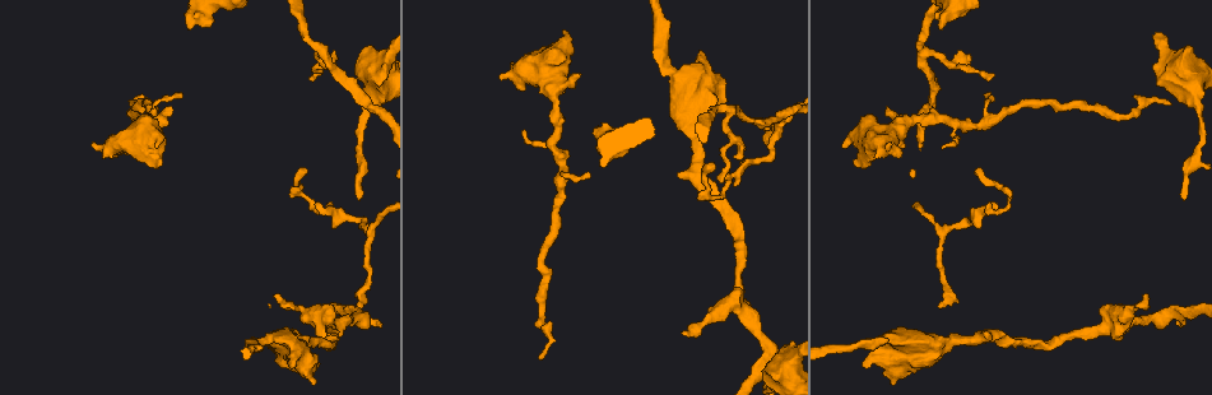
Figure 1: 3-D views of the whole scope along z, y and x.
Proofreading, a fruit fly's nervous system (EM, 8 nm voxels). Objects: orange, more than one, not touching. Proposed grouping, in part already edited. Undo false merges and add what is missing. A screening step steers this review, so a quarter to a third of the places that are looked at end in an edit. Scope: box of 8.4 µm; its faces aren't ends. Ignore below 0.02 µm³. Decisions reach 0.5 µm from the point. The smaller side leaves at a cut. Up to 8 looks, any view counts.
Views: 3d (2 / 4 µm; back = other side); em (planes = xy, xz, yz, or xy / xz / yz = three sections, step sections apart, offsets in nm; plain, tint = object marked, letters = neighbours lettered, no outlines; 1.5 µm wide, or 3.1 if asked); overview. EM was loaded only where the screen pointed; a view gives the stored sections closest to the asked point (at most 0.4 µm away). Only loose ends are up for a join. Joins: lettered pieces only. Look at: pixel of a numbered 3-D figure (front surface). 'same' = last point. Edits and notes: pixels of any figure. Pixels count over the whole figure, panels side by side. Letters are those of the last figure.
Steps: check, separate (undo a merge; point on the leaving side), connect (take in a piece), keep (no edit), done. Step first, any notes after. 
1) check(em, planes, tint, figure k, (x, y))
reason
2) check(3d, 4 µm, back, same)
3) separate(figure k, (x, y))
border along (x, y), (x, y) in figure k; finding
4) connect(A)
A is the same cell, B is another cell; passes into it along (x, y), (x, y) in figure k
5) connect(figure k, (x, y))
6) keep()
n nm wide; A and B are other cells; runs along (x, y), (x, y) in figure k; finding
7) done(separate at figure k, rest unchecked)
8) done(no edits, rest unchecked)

check(em, xz, step 8, tint, figure 1, (740, 156))
tapers out

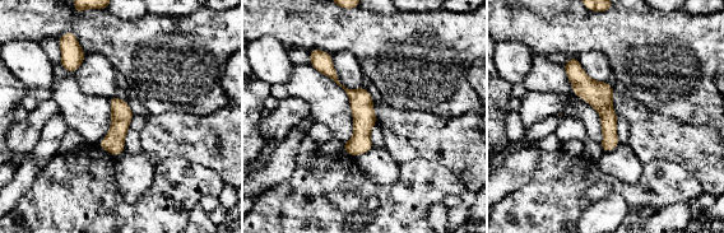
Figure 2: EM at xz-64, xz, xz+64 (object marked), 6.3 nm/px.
check(em, planes, letters, same)
cut it another way

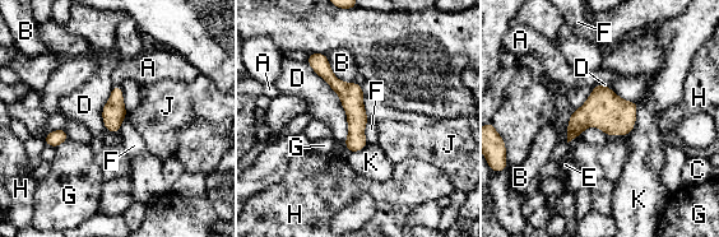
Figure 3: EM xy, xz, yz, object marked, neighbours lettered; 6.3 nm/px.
keep()
130 nm wide; D touches over 500 nm; A, B, C, D, E, F, G, H, J and K are other cells; no lettered piece goes on from it

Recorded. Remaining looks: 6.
check(3d, 4 µm, figure 1, (1182, 198))
an open end

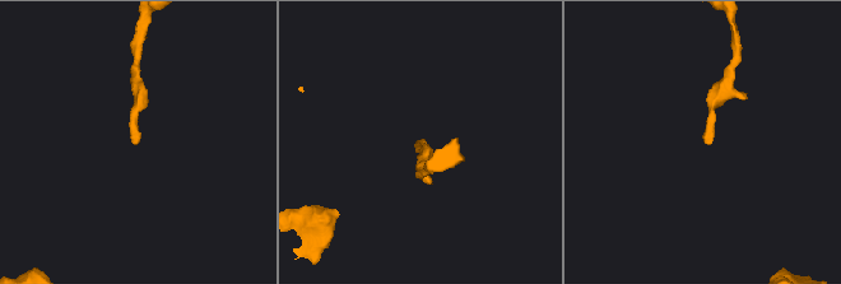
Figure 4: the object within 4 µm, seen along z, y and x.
check(em, planes, plain, figure 4, (709, 144))
shape alone is not enough

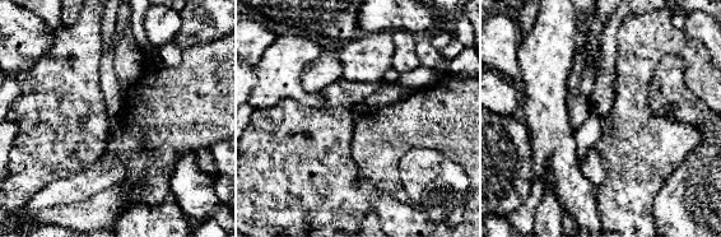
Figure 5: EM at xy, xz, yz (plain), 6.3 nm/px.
check(em, planes, letters, same)
see the neighbours

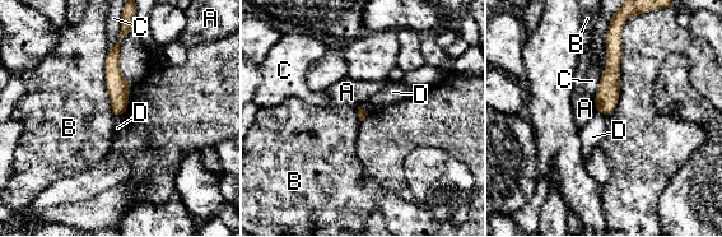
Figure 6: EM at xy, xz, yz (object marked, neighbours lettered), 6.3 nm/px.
keep()
B touches over 440 nm; A, B, C and D are other cells; no lettered piece goes on from it

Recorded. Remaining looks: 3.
check(3d, 2 µm, figure 1, (292, 366))
an open end

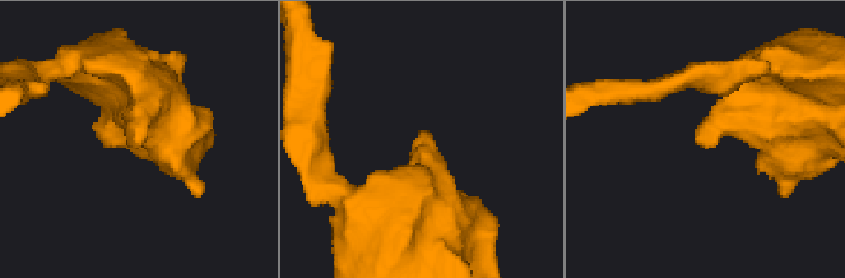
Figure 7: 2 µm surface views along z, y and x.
check(em, xz, step 8, letters, figure 7, (139, 141))

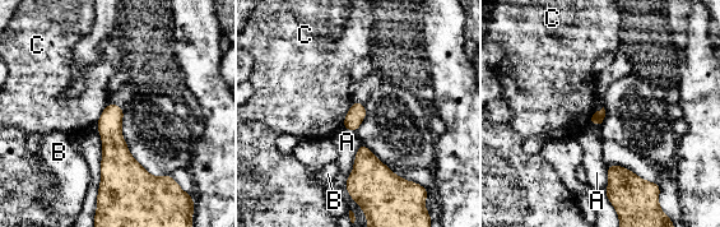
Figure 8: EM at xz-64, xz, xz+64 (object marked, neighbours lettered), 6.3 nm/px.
check(em, xy, step 8, letters, same)
another direction

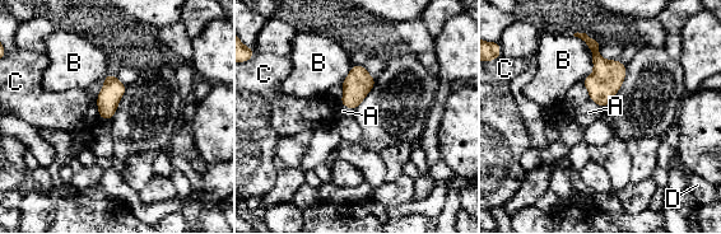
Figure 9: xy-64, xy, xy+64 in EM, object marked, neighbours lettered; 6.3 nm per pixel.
keep()
A, B, C and D are other cells; border along (96, 96), (99, 117) in figure 9; no lettered piece goes on from it

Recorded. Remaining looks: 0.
done(no edits, rest unchecked)

